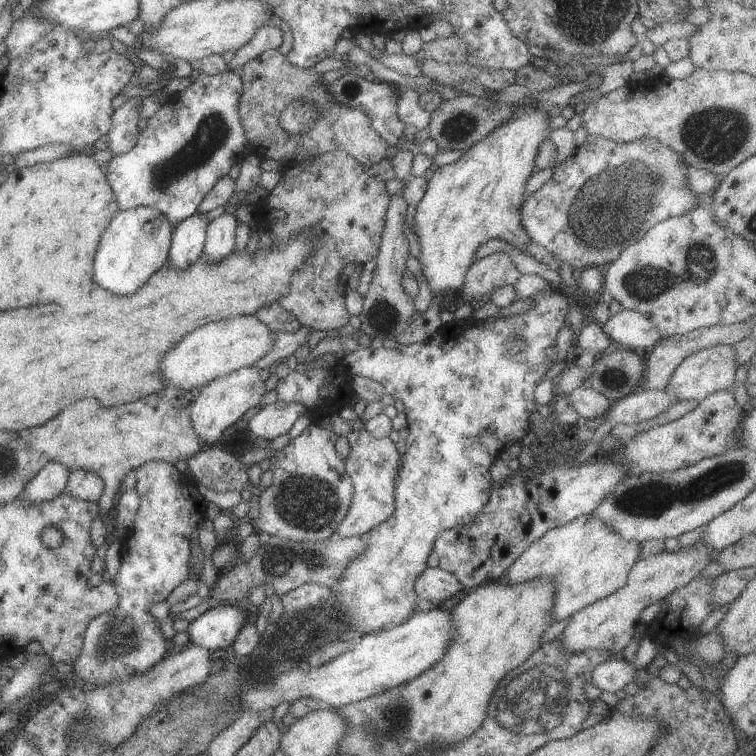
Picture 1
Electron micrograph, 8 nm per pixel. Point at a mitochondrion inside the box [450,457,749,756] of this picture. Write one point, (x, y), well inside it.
(537, 702)

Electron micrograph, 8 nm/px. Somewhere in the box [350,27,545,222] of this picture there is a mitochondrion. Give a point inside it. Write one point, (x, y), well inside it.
(460, 129)

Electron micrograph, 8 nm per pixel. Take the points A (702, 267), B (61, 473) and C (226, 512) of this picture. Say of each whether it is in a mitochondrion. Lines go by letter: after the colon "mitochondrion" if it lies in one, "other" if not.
A: mitochondrion
B: other
C: other

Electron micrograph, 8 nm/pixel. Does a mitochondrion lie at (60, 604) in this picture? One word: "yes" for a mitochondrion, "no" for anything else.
no

